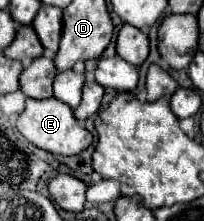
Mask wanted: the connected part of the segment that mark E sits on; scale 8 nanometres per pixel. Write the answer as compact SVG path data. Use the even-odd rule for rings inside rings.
M27 98L27 106L17 120L17 130L31 144L35 144L35 146L39 146L51 154L61 154L61 156L79 154L85 148L89 148L93 142L93 136L89 134L89 130L81 122L77 122L77 118L73 116L73 110L55 98L47 98L47 100Z

